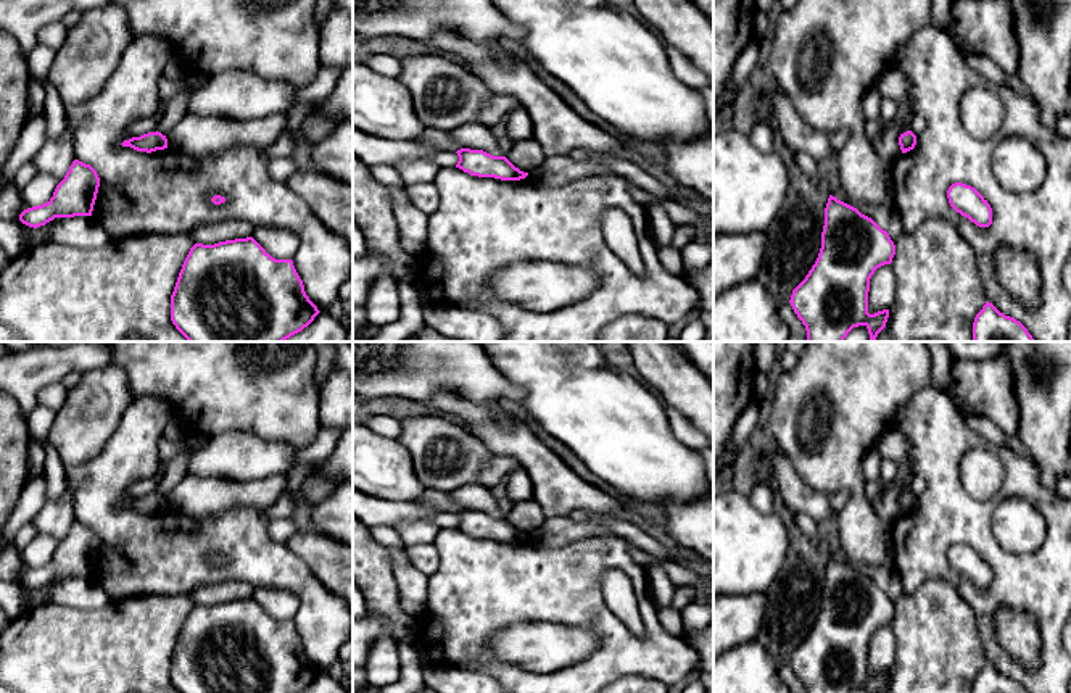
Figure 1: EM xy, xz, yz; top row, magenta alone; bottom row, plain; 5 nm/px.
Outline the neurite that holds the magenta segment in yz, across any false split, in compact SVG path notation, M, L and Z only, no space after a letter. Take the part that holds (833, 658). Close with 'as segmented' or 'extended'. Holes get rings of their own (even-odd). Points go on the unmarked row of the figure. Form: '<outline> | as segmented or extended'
M829 556L818 619L789 661L805 691L850 693L865 687L868 693L881 693L889 670L868 674L870 640L894 616L895 606L886 591Z | as segmented

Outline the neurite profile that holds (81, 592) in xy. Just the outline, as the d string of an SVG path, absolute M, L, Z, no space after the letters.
M74 577L47 588L47 600L79 609L100 609L111 603L111 596L93 577Z

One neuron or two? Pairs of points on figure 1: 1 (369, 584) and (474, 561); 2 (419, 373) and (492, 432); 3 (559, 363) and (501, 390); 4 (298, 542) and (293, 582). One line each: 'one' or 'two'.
1: two
2: two
3: two
4: two

